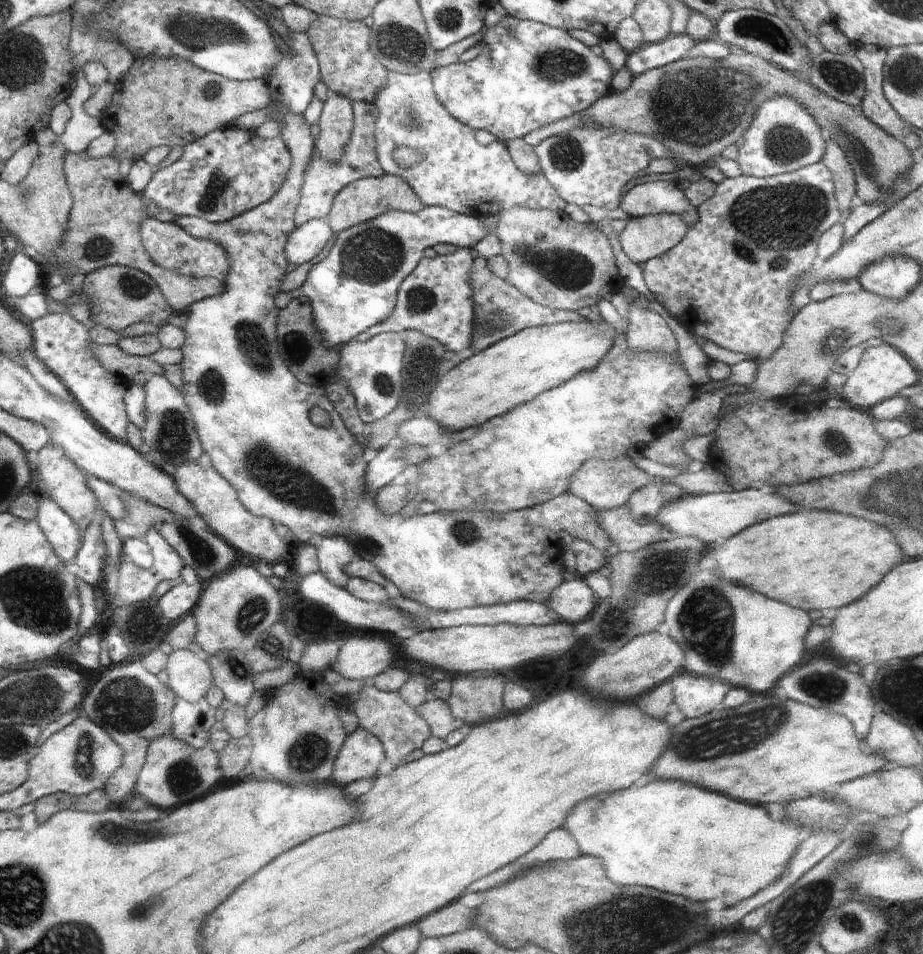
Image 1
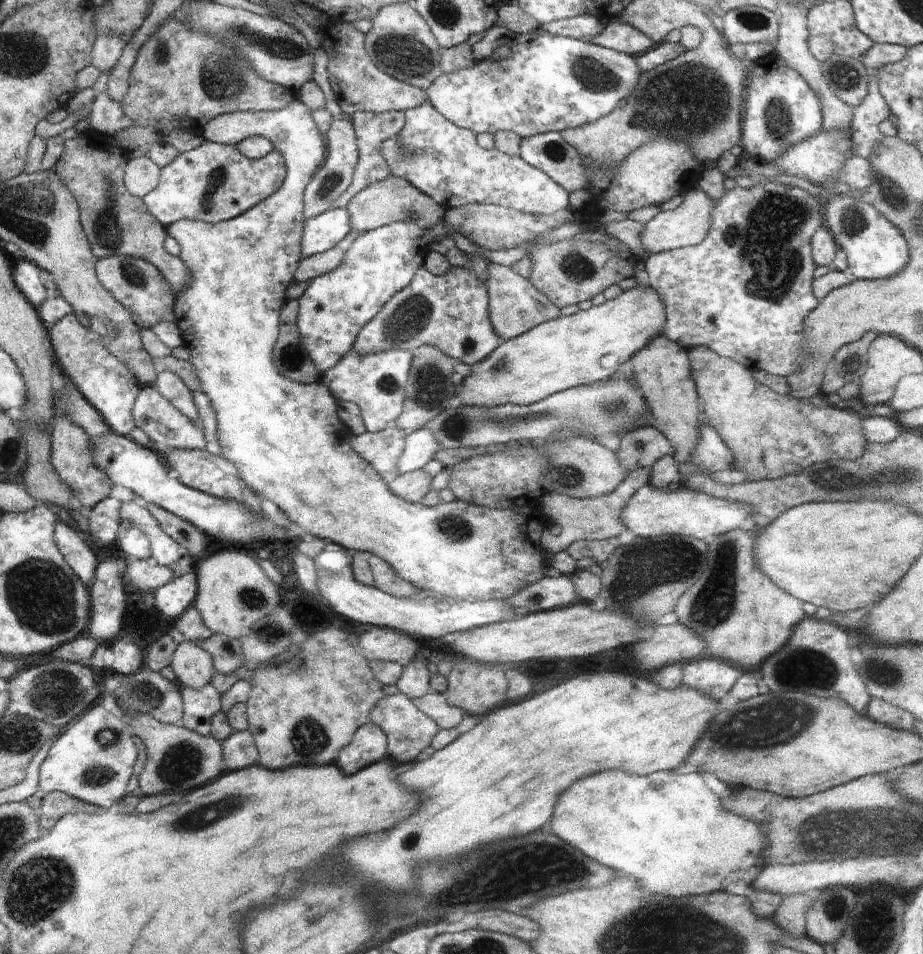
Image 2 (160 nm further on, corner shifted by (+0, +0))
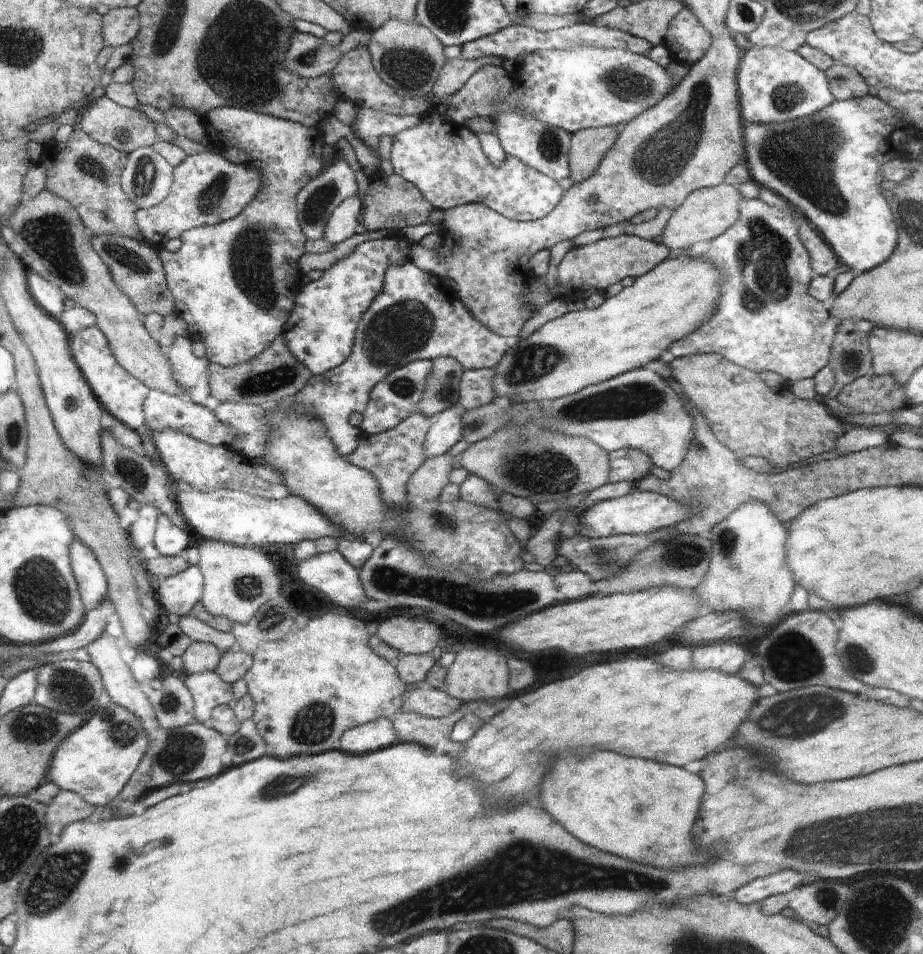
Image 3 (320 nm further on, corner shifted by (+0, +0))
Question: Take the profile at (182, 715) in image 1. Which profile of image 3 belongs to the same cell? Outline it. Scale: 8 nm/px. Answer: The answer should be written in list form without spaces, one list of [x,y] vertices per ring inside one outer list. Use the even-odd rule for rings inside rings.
[[[215,670],[187,674],[187,687],[195,704],[194,722],[210,718],[218,705],[233,703],[232,685],[224,682]]]

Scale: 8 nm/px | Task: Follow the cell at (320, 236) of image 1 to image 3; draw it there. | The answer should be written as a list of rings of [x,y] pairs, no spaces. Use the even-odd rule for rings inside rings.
[[[358,196],[345,198],[330,215],[323,239],[334,244],[341,243],[360,232],[358,216],[362,214],[363,200]]]

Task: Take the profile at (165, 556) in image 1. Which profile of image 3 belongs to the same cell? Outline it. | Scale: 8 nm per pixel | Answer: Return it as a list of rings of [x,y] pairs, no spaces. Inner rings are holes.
[[[160,514],[150,552],[164,556],[180,554],[190,544],[188,530],[179,528],[166,515]]]

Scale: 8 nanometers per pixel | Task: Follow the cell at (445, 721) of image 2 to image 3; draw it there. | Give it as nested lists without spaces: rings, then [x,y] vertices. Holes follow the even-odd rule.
[[[408,688],[404,691],[400,712],[412,712],[423,717],[437,719],[452,714],[461,703],[457,698],[450,696],[444,688]]]

